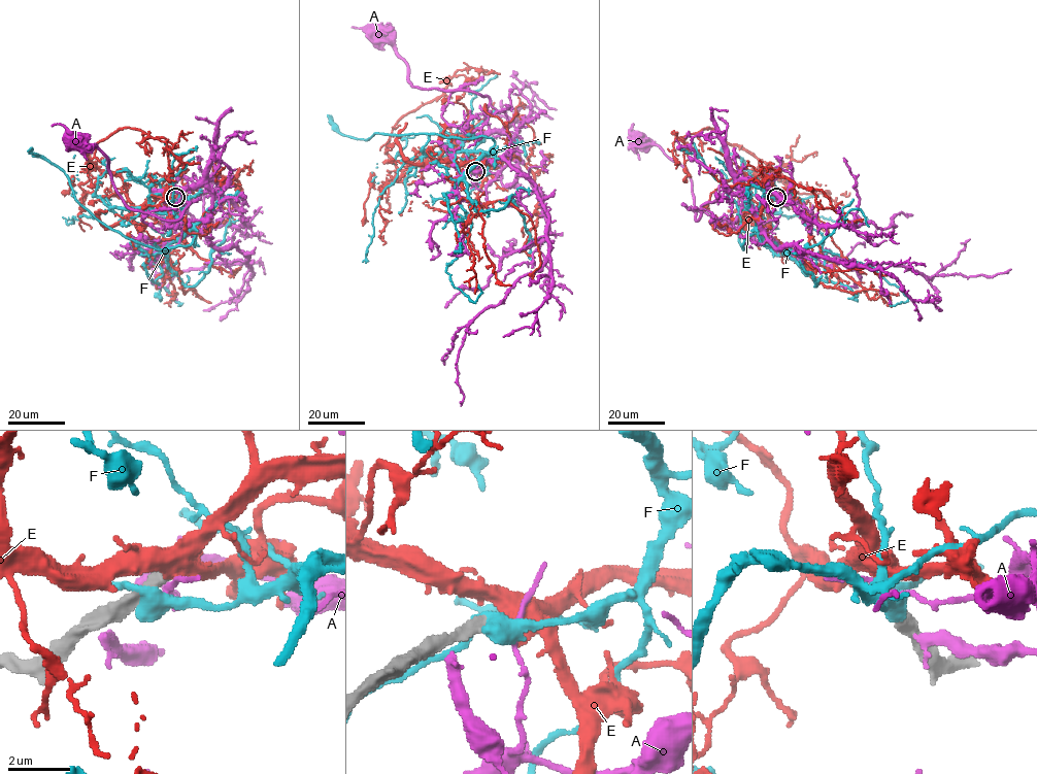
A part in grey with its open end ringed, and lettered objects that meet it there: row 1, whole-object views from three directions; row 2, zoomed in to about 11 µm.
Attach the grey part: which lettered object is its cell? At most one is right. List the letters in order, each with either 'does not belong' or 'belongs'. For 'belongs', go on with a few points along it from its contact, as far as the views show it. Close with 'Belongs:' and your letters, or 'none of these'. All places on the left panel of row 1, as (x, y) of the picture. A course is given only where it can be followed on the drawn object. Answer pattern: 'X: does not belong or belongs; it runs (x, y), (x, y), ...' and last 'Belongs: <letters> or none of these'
A: does not belong
E: belongs; it runs (175, 198), (134, 206), (119, 171), (100, 170), (87, 154), (121, 129), (139, 129), (173, 145), (168, 176)
F: does not belong
Belongs: E

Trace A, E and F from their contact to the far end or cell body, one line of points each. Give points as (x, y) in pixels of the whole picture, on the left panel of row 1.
A: (175, 199), (196, 199), (216, 183), (192, 184), (181, 214), (159, 219), (125, 203), (108, 158), (82, 140)
E: (175, 198), (134, 206), (119, 171), (100, 170), (87, 154), (121, 129), (139, 129), (173, 145), (168, 176)
F: (173, 199), (189, 196), (181, 212), (186, 233), (165, 255), (189, 287), (209, 270), (229, 209), (233, 226)

